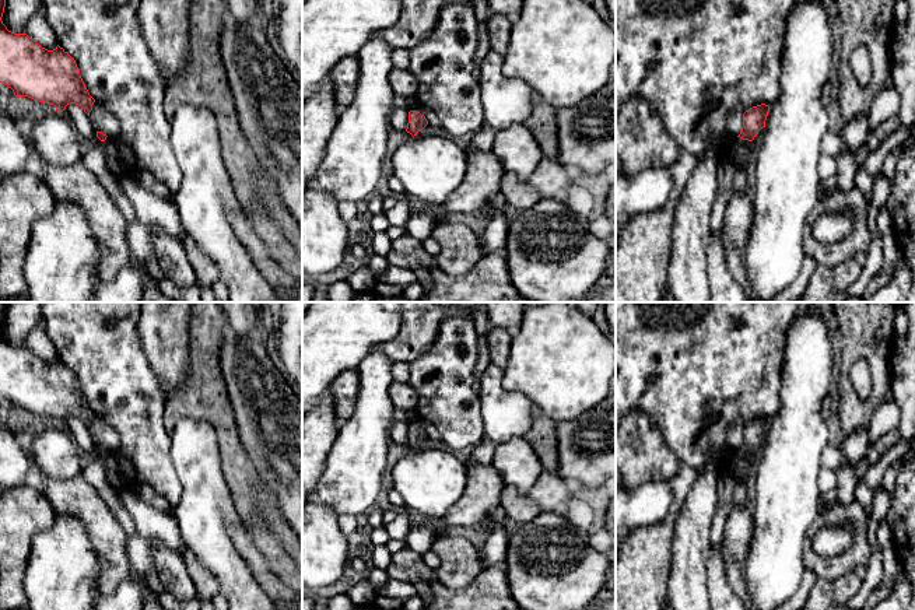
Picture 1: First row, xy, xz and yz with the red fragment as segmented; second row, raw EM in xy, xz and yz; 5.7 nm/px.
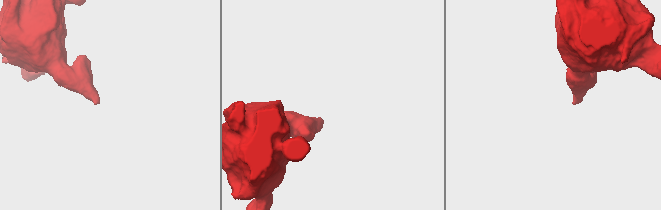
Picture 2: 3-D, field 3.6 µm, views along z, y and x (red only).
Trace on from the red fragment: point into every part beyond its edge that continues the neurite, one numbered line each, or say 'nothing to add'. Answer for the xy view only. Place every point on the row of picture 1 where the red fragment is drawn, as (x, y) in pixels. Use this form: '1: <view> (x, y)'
1: xy (114, 164)

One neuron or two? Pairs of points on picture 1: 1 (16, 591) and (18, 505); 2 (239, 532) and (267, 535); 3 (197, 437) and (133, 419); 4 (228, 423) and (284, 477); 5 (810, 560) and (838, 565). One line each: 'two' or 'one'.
1: one
2: two
3: two
4: two
5: one

